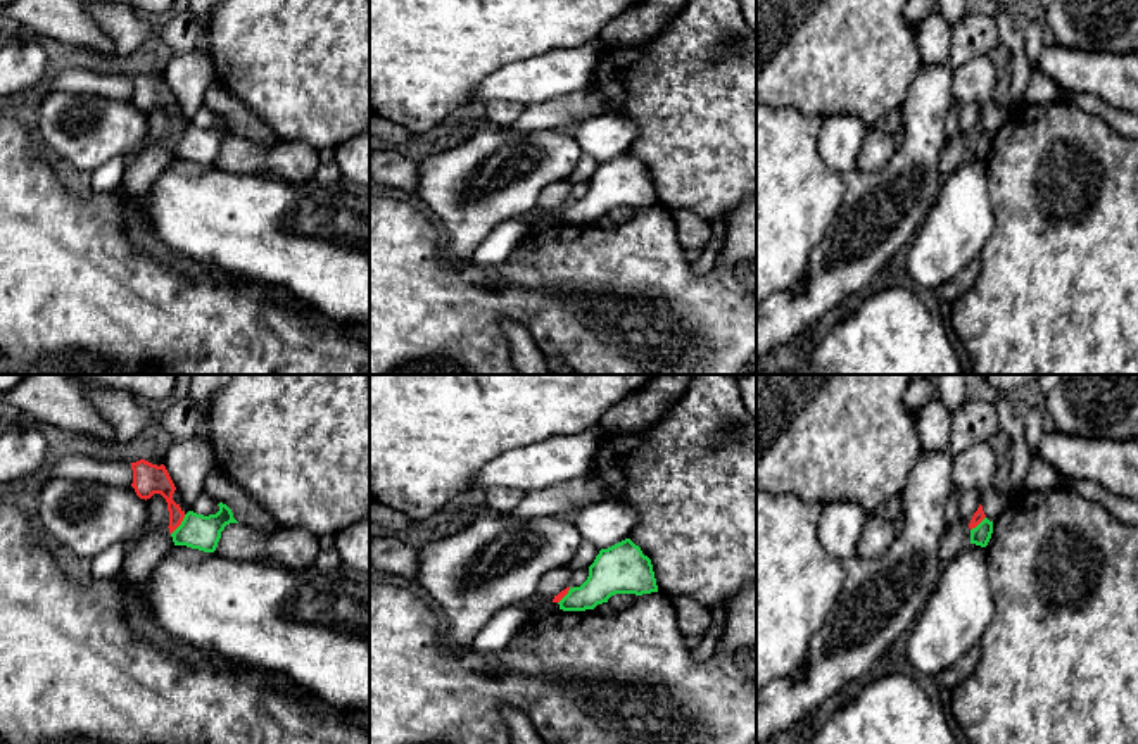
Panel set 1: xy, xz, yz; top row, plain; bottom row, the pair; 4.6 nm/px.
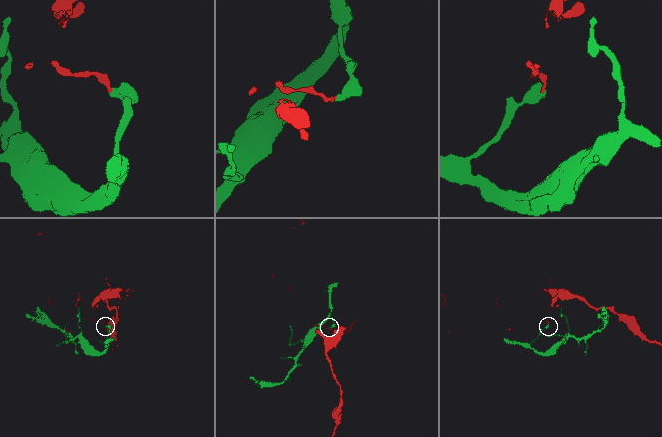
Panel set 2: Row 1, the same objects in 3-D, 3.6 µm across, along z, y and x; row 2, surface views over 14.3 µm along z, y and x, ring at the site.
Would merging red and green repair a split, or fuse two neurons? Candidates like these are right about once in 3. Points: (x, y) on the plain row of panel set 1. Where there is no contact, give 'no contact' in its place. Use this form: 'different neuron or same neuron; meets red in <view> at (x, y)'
different neuron; meets red in xy at (180, 137)

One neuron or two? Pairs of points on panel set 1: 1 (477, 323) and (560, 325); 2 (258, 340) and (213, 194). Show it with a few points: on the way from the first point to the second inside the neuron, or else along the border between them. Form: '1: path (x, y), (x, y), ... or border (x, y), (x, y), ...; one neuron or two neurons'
1: path (498, 309), (539, 309); one neuron
2: border (201, 263), (211, 263), (232, 275), (278, 287); two neurons

